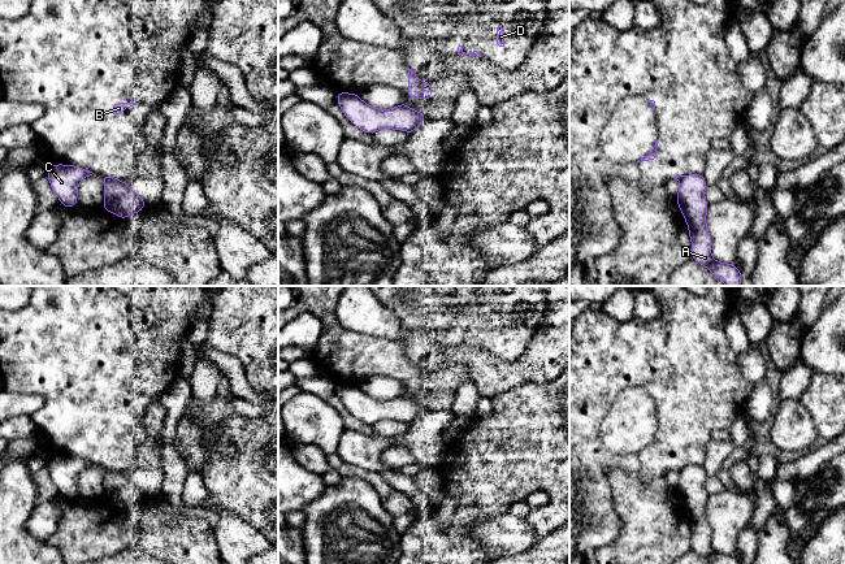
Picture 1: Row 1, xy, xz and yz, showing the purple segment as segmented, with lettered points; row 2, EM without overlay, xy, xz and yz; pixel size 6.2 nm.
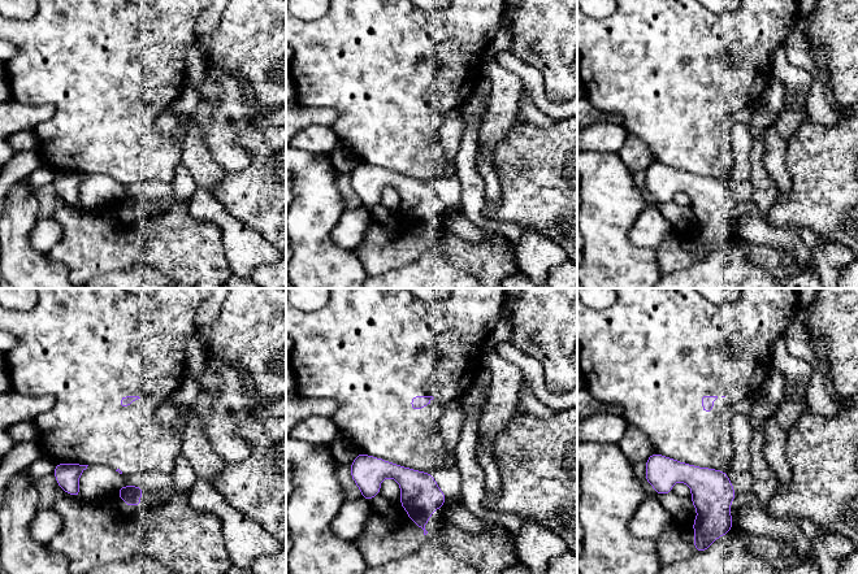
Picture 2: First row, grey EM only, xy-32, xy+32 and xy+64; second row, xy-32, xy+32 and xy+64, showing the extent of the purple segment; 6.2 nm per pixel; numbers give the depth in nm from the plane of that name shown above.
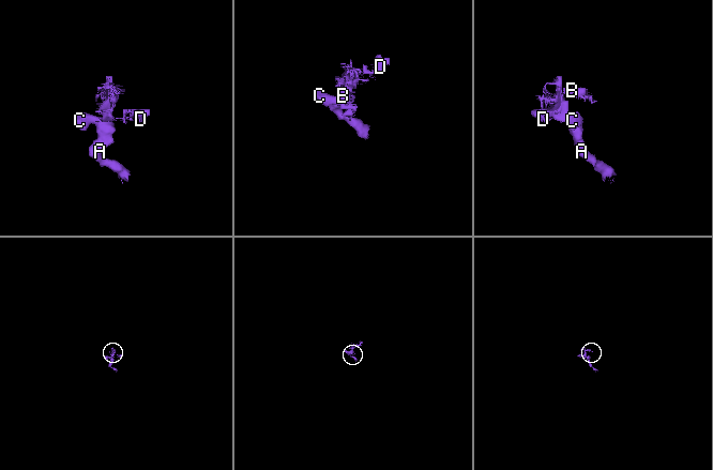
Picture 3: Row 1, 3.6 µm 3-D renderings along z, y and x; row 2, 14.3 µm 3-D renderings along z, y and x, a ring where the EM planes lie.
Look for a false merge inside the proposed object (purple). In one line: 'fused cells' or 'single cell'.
fused cells

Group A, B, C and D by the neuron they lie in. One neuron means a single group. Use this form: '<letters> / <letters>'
A C / B D

